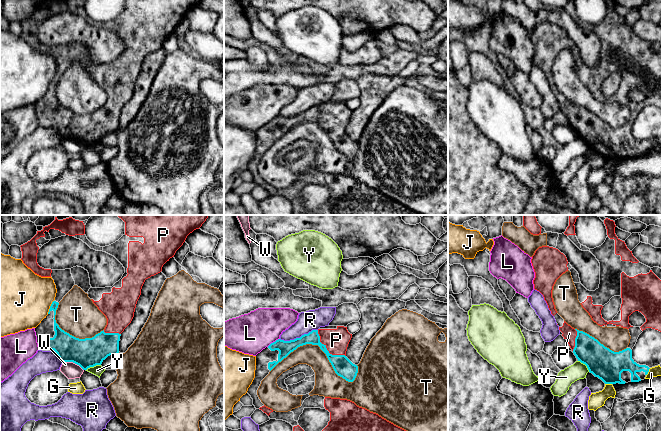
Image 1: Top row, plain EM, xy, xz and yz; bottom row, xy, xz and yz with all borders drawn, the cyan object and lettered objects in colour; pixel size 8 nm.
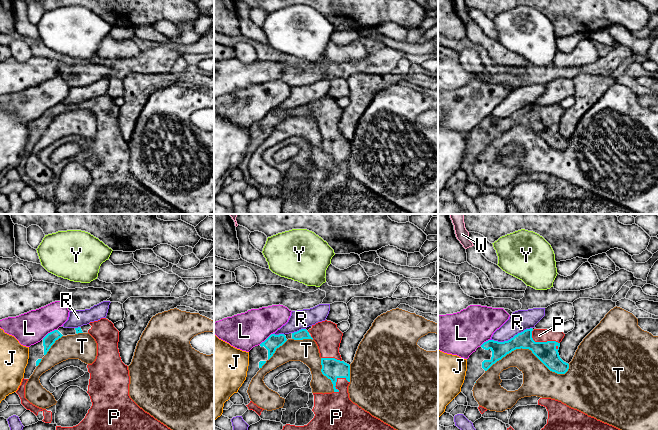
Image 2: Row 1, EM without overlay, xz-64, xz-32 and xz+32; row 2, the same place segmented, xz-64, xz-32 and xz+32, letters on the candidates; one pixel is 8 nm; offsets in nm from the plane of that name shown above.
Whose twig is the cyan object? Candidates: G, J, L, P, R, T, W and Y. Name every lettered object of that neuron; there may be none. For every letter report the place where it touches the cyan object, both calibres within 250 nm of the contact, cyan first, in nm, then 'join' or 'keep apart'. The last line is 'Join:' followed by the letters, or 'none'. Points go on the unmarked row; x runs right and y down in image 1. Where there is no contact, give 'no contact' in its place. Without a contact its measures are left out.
G: meets cyan in yz at (648, 147); 160 nm thick on the cyan side, 80 nm on the other; keep apart
J: meets cyan in xy at (50, 83); 100 nm thick on the cyan side, 480 nm on the other; keep apart
L: meets cyan in xz at (273, 118); 110 nm thick on the cyan side, 320 nm on the other; keep apart
P: meets cyan in xz at (326, 125); 160 nm thick on the cyan side, 190 nm on the other; join
R: meets cyan in xz at (298, 114); 110 nm thick on the cyan side, 160 nm on the other; keep apart
T: meets cyan in xz at (323, 127); 160 nm thick on the cyan side, 190 nm on the other; keep apart
W: meets cyan in xy at (73, 138); 240 nm thick on the cyan side, 130 nm on the other; keep apart
Y: meets cyan in xy at (93, 142); 240 nm thick on the cyan side, 90 nm on the other; keep apart
Join: P

